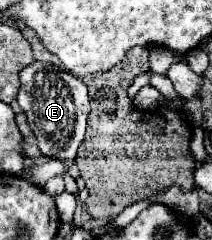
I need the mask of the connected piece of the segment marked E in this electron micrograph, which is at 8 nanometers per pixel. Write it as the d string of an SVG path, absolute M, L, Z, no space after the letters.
M32 61L18 75L20 75L20 91L16 101L28 115L28 123L38 139L40 151L48 157L62 159L68 165L72 165L76 149L84 139L84 129L90 113L88 87L74 75L40 61Z

